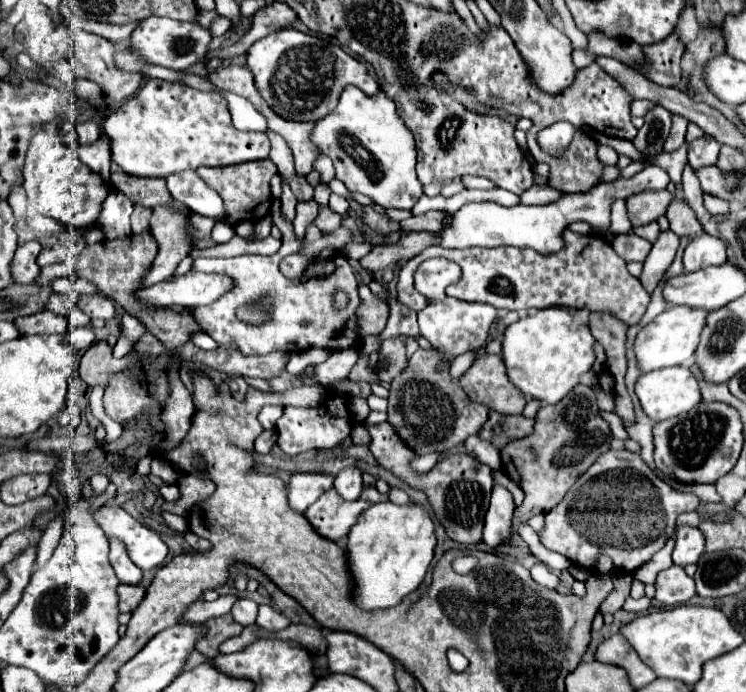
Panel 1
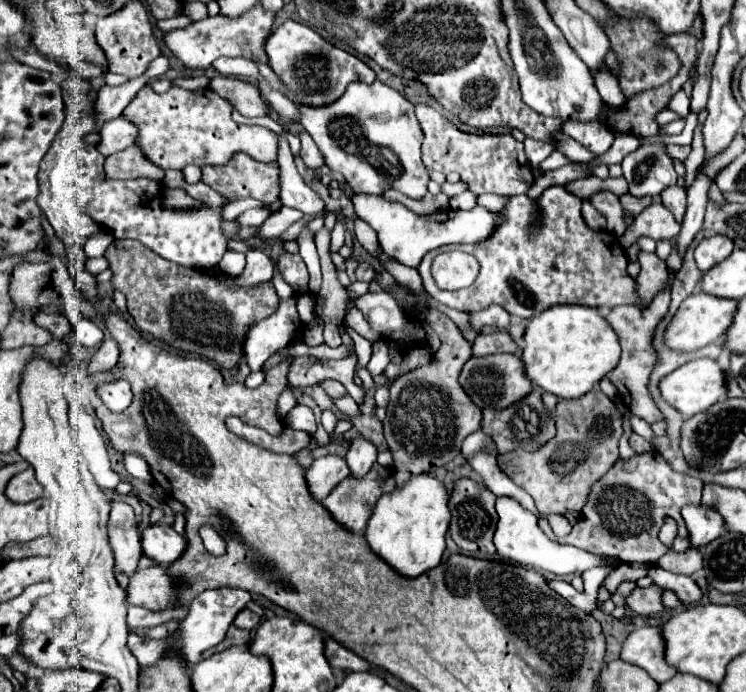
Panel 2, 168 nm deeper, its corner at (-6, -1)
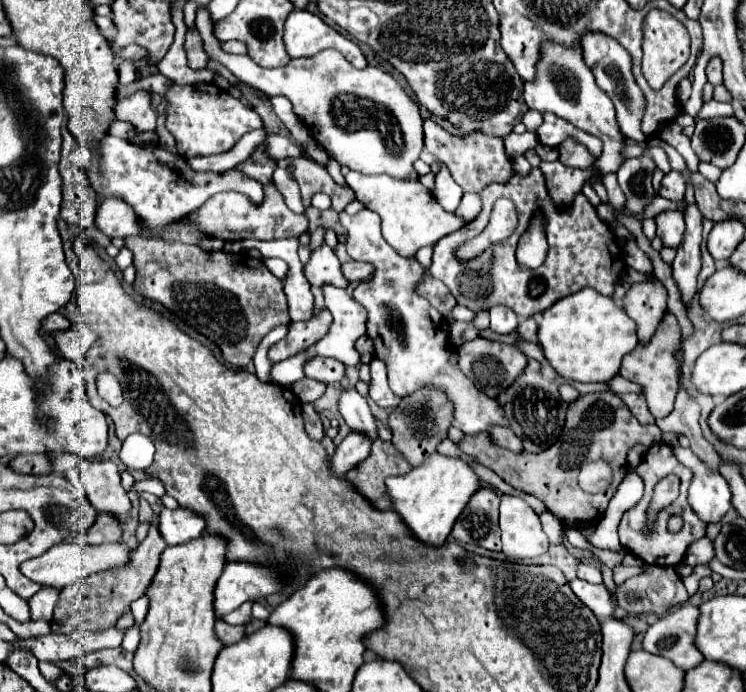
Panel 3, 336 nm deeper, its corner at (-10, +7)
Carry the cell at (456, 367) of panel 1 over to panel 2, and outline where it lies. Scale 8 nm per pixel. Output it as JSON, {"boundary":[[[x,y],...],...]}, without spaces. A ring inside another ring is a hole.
{"boundary":[[[506,330],[500,332],[492,332],[488,336],[480,334],[476,338],[476,342],[472,344],[474,356],[484,356],[484,354],[494,354],[494,352],[512,352],[512,354],[520,354],[520,346],[510,338],[510,334]]]}

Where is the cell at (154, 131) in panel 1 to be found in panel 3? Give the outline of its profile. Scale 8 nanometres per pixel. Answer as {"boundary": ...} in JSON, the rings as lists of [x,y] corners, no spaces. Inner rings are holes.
{"boundary":[[[174,84],[164,94],[166,100],[166,128],[176,138],[176,146],[182,158],[194,156],[212,156],[228,152],[244,134],[264,128],[262,118],[230,92],[218,90],[214,84],[192,84],[178,86]]]}

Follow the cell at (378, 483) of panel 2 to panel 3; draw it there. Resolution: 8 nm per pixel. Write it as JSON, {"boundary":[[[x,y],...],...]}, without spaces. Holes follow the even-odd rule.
{"boundary":[[[376,440],[372,444],[370,456],[354,468],[346,480],[354,486],[358,494],[362,494],[376,510],[390,510],[388,498],[384,498],[384,480],[388,476],[400,476],[410,470],[408,462],[394,450],[390,442]]]}

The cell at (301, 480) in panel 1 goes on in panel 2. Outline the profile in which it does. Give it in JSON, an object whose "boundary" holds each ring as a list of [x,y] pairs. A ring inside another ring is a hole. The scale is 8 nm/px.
{"boundary":[[[334,454],[314,460],[310,470],[306,470],[308,488],[318,502],[322,502],[332,492],[332,488],[348,476],[350,476],[348,464],[344,462],[342,456],[334,456]]]}

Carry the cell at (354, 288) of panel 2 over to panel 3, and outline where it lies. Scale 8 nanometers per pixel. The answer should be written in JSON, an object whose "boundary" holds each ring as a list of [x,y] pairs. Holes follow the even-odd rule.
{"boundary":[[[326,244],[316,248],[310,256],[310,262],[304,266],[304,274],[312,286],[334,284],[338,288],[348,288],[350,280],[342,274],[342,264],[336,258],[334,250]]]}

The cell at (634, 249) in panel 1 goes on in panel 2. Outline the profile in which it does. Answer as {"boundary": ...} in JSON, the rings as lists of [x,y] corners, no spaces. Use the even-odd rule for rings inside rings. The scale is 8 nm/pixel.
{"boundary":[[[640,252],[638,262],[642,266],[642,272],[636,276],[636,294],[640,294],[640,308],[644,310],[662,290],[666,290],[668,270],[656,254]]]}

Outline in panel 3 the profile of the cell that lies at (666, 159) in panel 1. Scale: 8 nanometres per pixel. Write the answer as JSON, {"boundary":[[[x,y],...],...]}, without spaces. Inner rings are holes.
{"boundary":[[[718,56],[710,58],[710,62],[706,66],[706,76],[708,76],[708,82],[714,86],[723,83],[723,63]]]}

